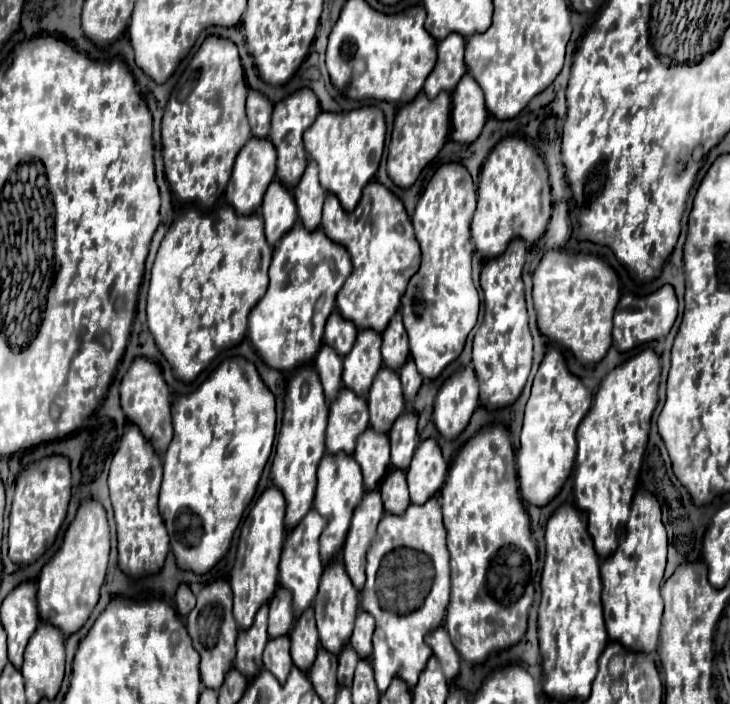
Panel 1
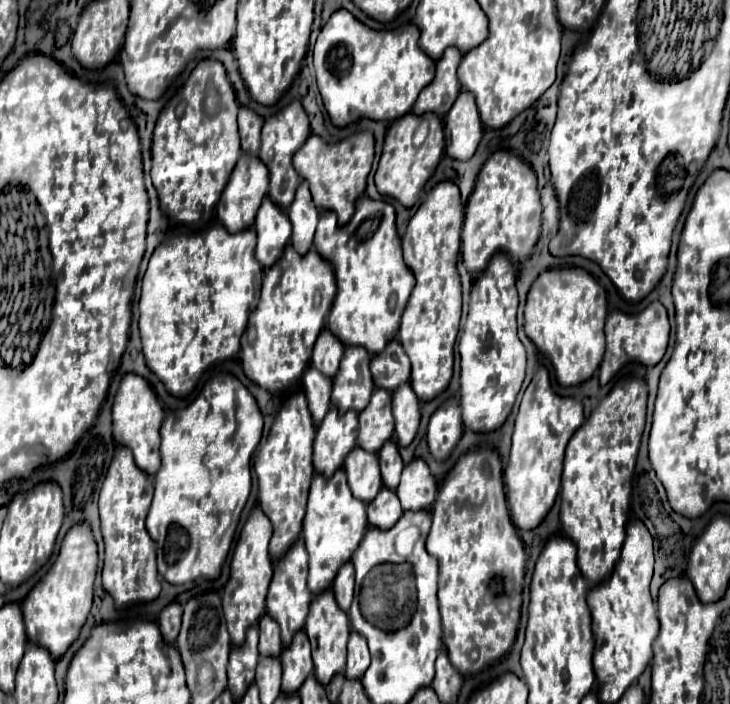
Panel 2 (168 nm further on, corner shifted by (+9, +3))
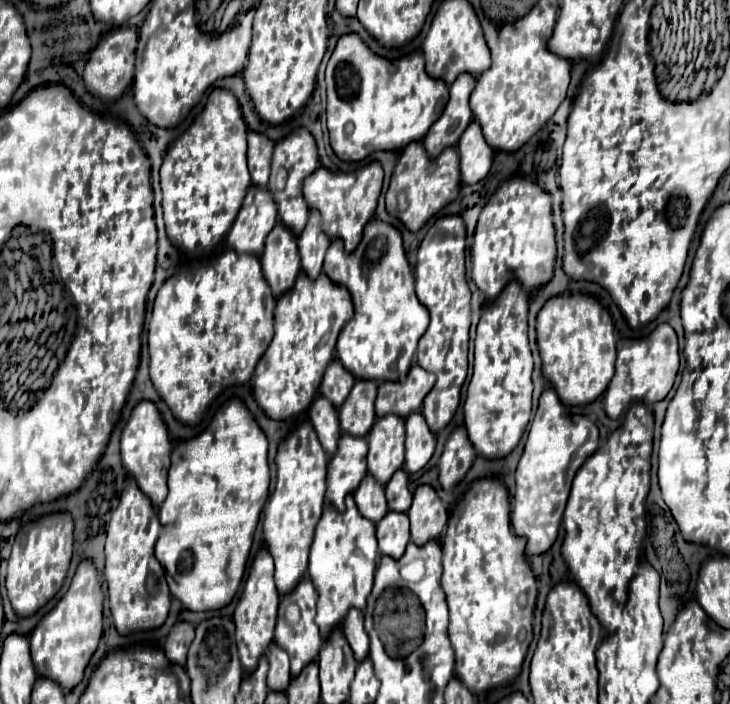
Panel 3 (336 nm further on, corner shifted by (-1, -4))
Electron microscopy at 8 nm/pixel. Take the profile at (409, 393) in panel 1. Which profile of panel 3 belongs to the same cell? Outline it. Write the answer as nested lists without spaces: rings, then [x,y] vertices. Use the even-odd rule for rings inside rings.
[[[420,412],[406,416],[406,472],[418,472],[432,458],[436,446],[436,436],[428,428]]]

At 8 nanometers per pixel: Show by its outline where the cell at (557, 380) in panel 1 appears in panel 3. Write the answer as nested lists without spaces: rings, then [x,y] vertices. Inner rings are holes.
[[[546,388],[530,424],[524,454],[516,470],[516,492],[512,500],[512,528],[526,538],[526,554],[546,552],[560,530],[560,520],[570,494],[570,484],[586,456],[598,448],[598,428],[582,414],[566,414],[556,392]]]

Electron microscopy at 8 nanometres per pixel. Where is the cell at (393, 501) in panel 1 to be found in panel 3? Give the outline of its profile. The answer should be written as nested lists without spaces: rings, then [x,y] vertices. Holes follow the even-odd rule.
[[[388,512],[380,522],[376,522],[376,536],[380,554],[400,558],[410,542],[410,522],[404,512]]]

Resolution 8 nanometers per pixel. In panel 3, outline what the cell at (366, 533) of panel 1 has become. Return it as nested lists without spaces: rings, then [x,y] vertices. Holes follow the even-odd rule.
[[[350,608],[342,622],[342,632],[352,646],[356,660],[364,660],[368,656],[368,634],[364,630],[364,614],[358,608]]]

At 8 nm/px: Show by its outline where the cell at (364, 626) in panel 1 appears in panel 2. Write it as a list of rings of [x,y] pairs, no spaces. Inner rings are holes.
[[[352,631],[350,641],[348,641],[348,663],[344,669],[344,677],[362,679],[368,665],[370,665],[370,653],[368,653],[366,639],[362,635],[358,635],[356,631]]]

